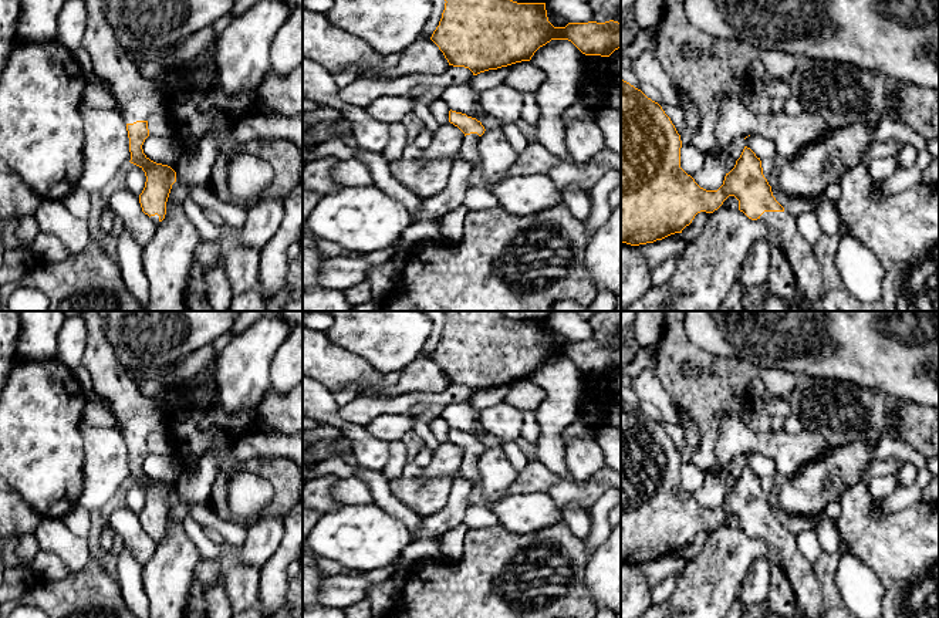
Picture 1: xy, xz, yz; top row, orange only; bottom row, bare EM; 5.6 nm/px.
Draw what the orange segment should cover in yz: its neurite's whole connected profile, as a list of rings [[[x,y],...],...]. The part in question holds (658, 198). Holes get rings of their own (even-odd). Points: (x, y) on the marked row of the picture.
[[[621,78],[621,243],[639,246],[682,233],[698,213],[713,213],[729,196],[734,196],[739,210],[751,220],[761,219],[769,237],[781,244],[796,274],[796,301],[817,301],[824,287],[814,246],[798,232],[797,219],[773,196],[760,158],[744,146],[723,185],[717,190],[706,190],[680,168],[680,148],[680,135],[662,107]]]

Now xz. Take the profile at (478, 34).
[[[445,0],[445,10],[430,40],[439,47],[449,65],[469,68],[473,75],[521,61],[551,40],[568,40],[585,55],[609,57],[621,48],[621,23],[568,23],[554,27],[547,17],[546,3],[513,0]]]

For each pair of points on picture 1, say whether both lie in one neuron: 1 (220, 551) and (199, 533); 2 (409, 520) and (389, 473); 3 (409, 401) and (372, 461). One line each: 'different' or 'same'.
1: same
2: different
3: different

